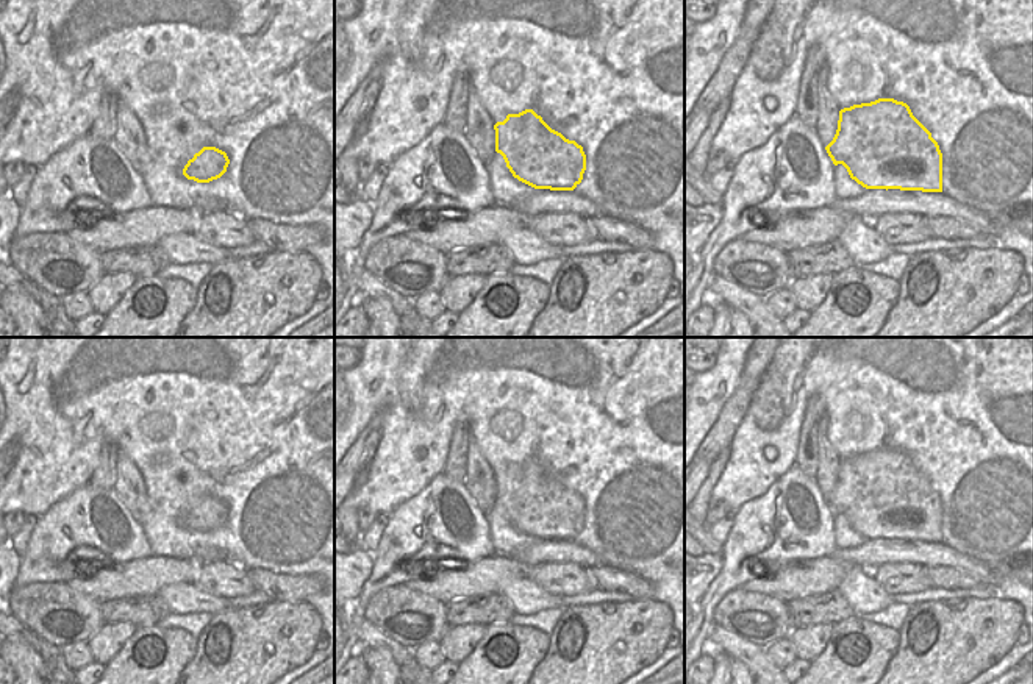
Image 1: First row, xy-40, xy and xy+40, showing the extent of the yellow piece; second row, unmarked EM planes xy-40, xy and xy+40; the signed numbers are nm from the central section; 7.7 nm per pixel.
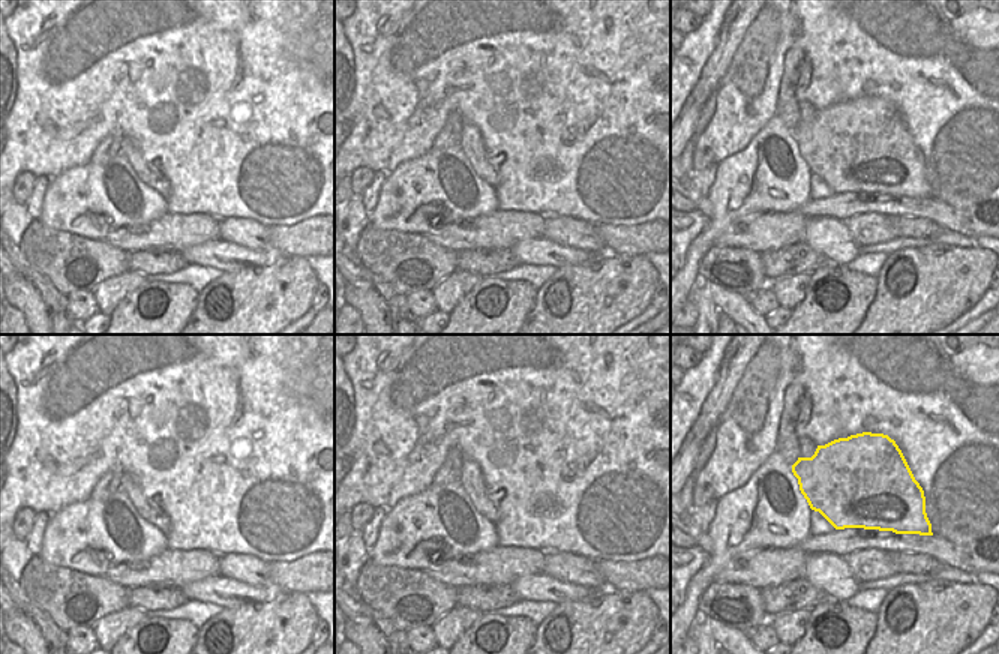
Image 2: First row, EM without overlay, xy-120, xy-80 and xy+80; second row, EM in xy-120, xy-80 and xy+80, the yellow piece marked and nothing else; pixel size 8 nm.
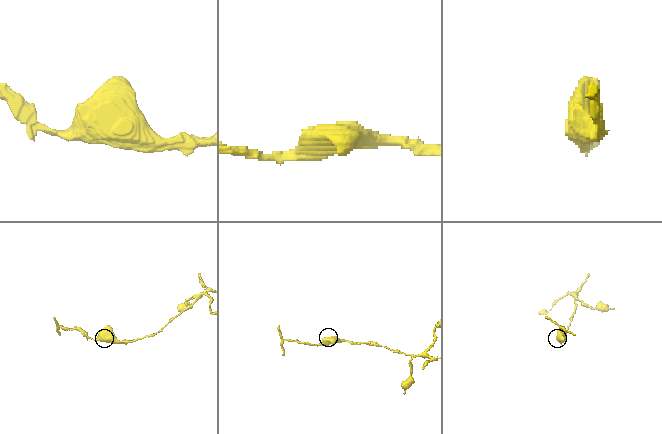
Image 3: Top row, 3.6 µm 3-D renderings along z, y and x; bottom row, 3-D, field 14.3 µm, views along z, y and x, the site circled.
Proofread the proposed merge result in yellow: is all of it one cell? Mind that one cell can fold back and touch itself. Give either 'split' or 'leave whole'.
split

